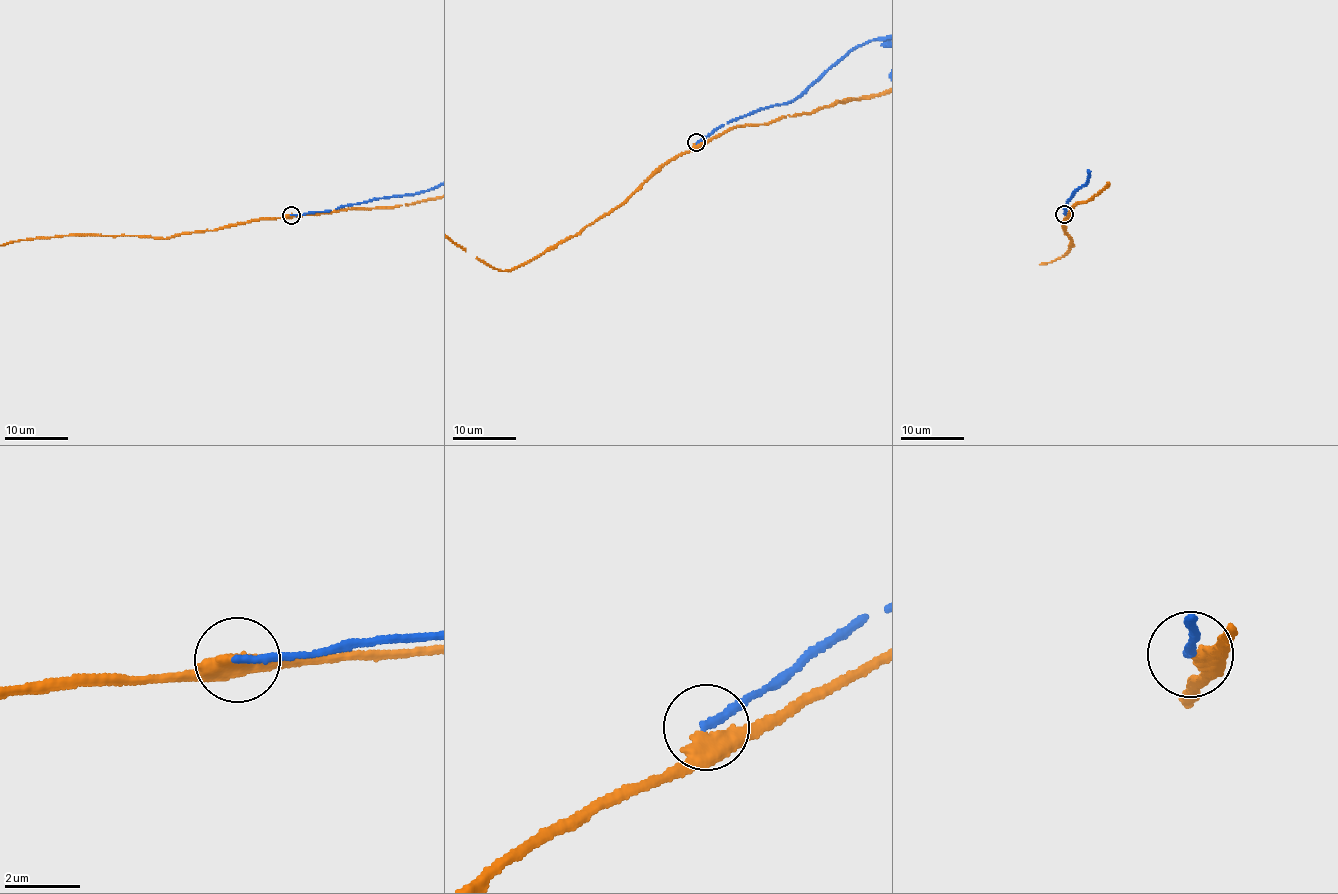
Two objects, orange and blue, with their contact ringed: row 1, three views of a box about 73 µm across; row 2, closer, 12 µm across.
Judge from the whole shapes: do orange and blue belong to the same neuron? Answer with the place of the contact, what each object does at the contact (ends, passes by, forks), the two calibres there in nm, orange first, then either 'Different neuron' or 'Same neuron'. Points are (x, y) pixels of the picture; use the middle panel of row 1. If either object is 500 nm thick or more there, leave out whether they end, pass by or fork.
Place: (696, 142). At the ring orange passes by. At the ring blue ends. Thickness 460 nm (orange) against 200 nm. Different neuron

